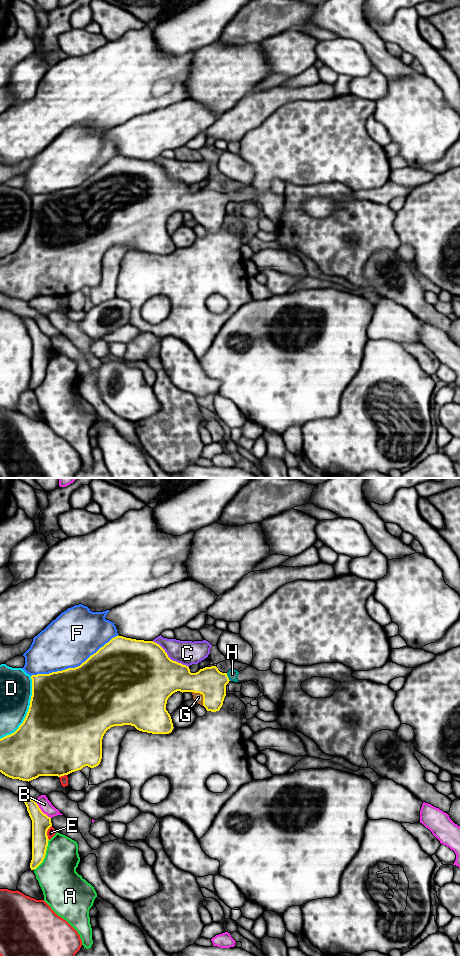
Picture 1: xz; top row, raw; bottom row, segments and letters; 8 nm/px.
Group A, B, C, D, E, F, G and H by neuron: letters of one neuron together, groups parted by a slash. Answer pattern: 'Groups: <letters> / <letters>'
Groups: A / B / C / D / E / F / G H

